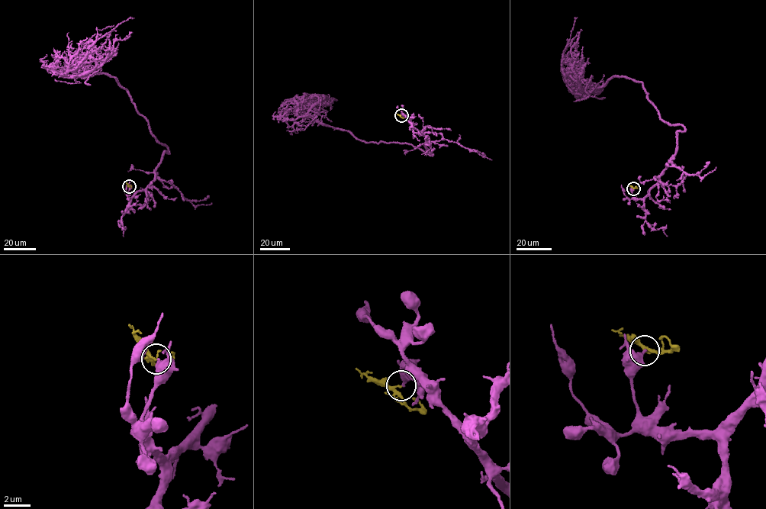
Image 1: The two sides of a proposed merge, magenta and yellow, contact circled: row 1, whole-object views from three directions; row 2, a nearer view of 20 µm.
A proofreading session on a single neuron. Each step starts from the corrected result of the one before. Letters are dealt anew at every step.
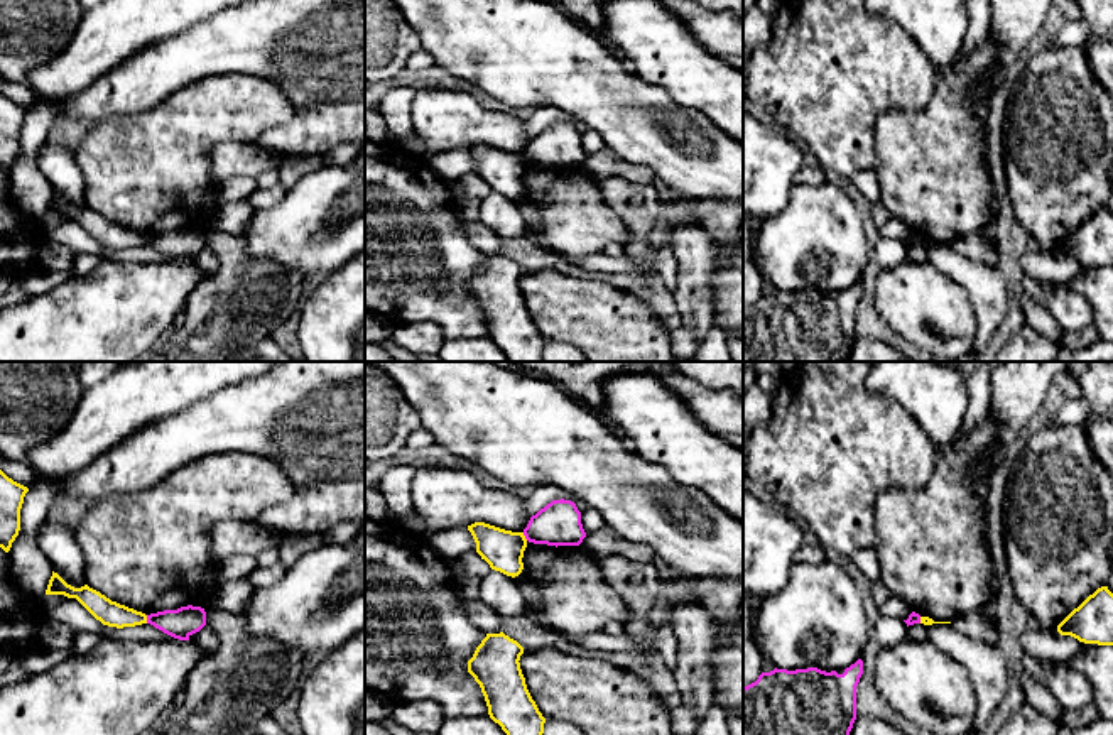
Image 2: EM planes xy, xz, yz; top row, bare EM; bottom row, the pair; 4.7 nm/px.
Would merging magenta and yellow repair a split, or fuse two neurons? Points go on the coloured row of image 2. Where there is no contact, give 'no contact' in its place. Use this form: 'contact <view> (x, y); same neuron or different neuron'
contact xy (147, 619); different neuron

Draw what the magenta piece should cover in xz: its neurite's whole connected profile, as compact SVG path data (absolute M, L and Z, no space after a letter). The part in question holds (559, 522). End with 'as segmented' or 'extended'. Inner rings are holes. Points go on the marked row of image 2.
M552 500L530 517L524 536L529 542L547 546L579 546L586 537L581 512L571 500Z; as segmented

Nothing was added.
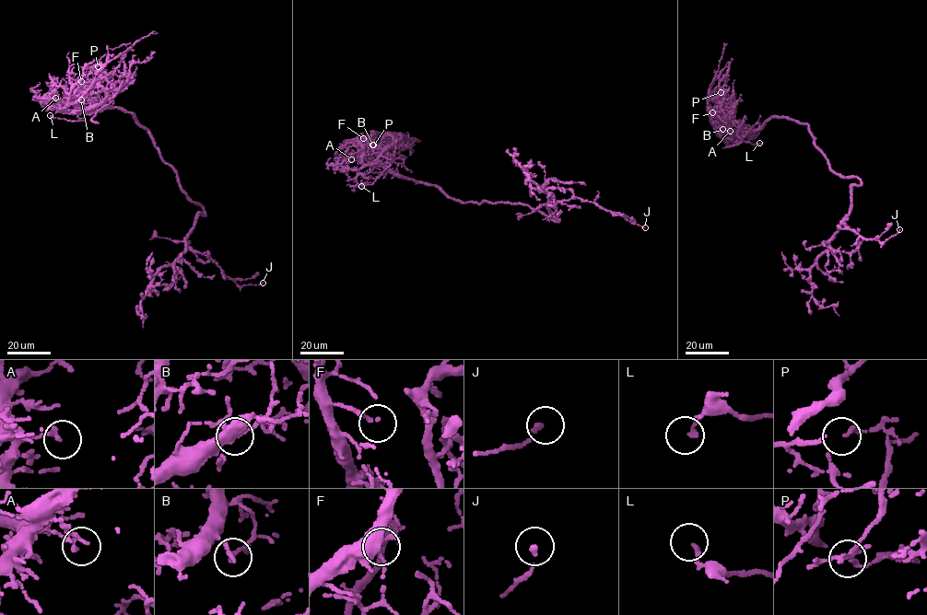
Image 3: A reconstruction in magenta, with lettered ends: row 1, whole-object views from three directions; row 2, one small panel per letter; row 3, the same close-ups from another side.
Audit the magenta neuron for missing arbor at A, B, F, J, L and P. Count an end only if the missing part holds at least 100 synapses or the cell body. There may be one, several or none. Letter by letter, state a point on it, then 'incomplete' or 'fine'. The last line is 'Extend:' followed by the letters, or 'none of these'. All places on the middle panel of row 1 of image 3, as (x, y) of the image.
A: place (351, 159); fine
B: place (372, 145); fine
F: place (363, 138); fine
J: place (645, 227); fine
L: place (361, 186); fine
P: place (373, 145); fine
Extend: none of these

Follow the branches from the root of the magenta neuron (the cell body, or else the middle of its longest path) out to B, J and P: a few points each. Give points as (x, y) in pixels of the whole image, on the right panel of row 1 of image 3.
B: (815, 141), (808, 125), (782, 116), (772, 118), (750, 133), (744, 132), (736, 121), (722, 125), (722, 129)
J: (815, 141), (829, 168), (861, 182), (851, 186), (846, 226), (882, 243), (899, 229)
P: (815, 141), (808, 125), (782, 116), (745, 132), (737, 121), (730, 122), (715, 110), (721, 92)

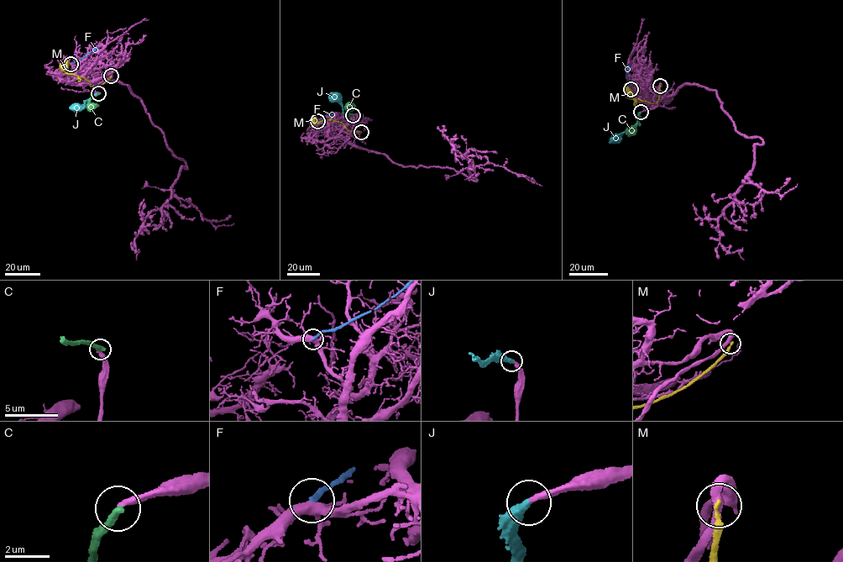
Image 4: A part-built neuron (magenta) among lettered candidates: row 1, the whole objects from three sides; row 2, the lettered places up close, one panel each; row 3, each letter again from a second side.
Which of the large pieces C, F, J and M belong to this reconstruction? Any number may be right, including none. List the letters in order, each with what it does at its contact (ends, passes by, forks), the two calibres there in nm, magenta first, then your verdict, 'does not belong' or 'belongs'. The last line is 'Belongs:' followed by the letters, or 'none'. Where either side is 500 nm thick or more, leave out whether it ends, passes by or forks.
C: it ends; calibres 320 and 420 nm; does not belong
F: it ends; calibres 360 and 240 nm; does not belong
J: it ends; calibres 320 and 320 nm; belongs
M: it ends; calibres 340 and 220 nm; does not belong
Belongs: J

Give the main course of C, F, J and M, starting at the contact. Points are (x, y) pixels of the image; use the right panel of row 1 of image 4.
C: (641, 112), (636, 129), (628, 135)
F: (630, 89), (625, 70), (630, 64)
J: (641, 112), (636, 124), (609, 143)
M: (660, 86), (658, 101), (651, 103), (633, 100), (632, 92), (626, 86)

